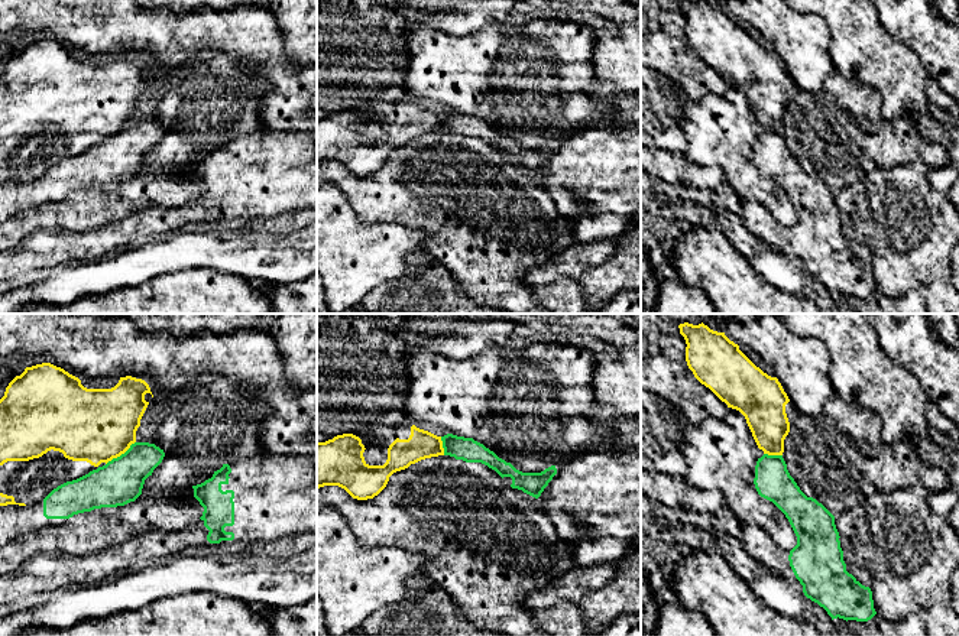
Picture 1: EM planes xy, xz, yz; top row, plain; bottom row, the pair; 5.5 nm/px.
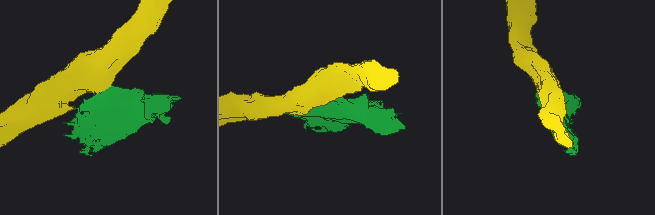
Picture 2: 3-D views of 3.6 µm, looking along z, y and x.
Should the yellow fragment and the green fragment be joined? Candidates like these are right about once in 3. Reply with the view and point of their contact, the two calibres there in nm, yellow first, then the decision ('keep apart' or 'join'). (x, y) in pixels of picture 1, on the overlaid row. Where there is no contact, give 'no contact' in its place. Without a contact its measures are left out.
xy (120, 454) | 420/260 nm | keep apart

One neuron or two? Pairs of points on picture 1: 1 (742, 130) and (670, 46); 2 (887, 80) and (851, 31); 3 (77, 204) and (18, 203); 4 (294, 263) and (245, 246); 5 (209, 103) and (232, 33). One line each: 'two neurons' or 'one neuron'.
1: two neurons
2: one neuron
3: two neurons
4: one neuron
5: two neurons

